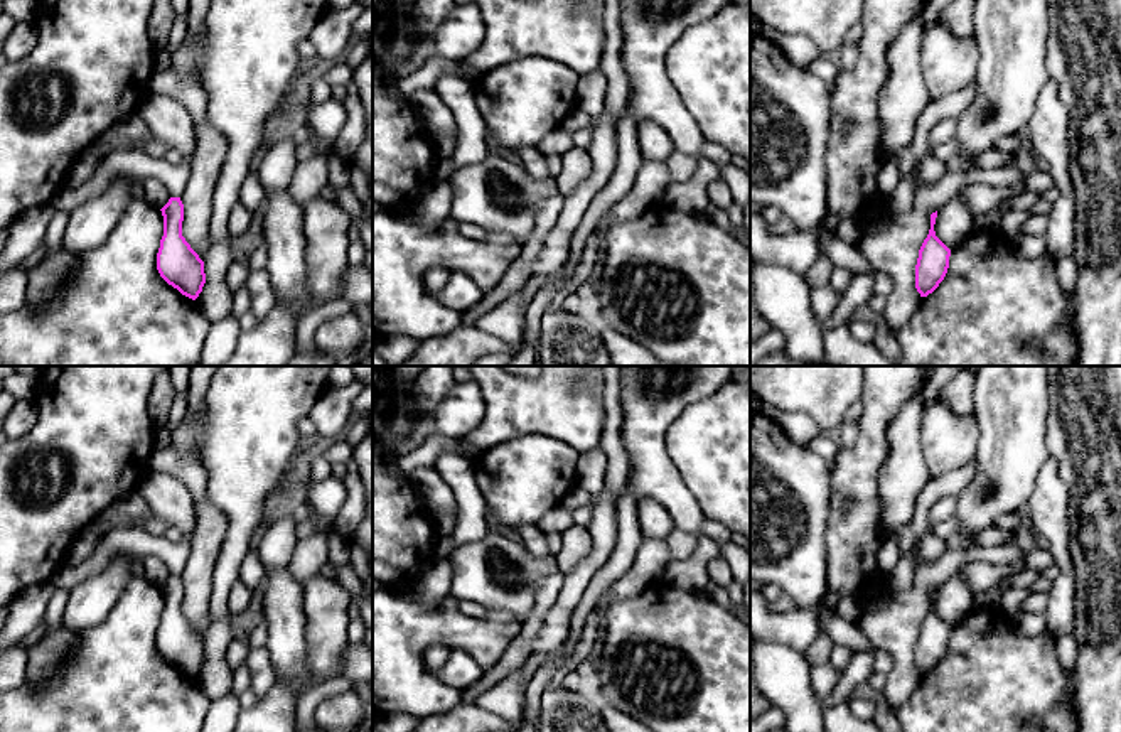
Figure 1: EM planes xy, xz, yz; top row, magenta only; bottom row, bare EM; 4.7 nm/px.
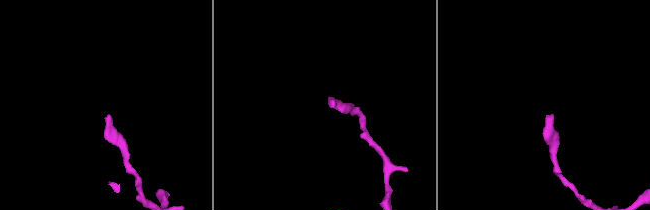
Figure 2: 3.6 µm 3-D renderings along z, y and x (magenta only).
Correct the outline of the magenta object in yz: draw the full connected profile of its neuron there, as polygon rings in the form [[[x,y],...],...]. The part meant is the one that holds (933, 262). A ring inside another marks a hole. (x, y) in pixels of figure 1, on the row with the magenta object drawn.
[[[937,211],[931,214],[931,229],[919,250],[915,265],[915,288],[920,297],[932,293],[949,268],[951,250],[936,236],[936,218]]]

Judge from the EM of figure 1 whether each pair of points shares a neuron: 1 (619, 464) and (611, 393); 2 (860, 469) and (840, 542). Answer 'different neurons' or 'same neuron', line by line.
1: same neuron
2: same neuron

